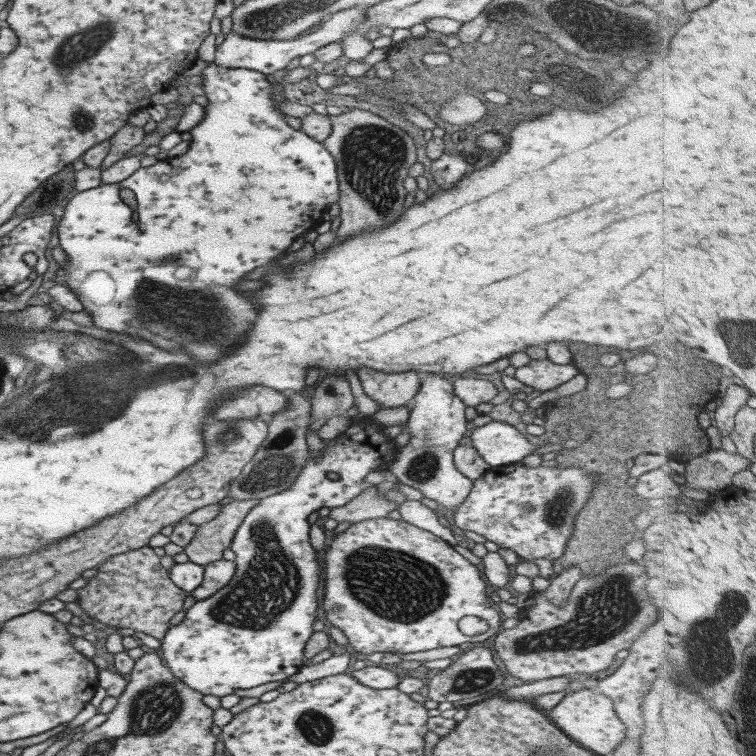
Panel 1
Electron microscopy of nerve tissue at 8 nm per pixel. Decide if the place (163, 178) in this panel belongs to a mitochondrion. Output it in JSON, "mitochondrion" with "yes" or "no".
{"mitochondrion":"no"}

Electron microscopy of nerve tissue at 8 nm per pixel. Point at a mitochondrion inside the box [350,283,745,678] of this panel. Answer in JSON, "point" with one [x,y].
{"point":[600,617]}

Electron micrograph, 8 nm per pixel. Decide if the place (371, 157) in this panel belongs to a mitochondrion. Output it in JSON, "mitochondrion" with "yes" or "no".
{"mitochondrion":"yes"}

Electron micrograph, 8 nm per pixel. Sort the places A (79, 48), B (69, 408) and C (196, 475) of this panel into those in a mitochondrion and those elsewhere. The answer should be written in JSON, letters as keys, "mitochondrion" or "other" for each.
{"A":"mitochondrion","B":"mitochondrion","C":"other"}

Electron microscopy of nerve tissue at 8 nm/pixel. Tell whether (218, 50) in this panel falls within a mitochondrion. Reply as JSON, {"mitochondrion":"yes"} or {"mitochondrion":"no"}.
{"mitochondrion":"no"}

